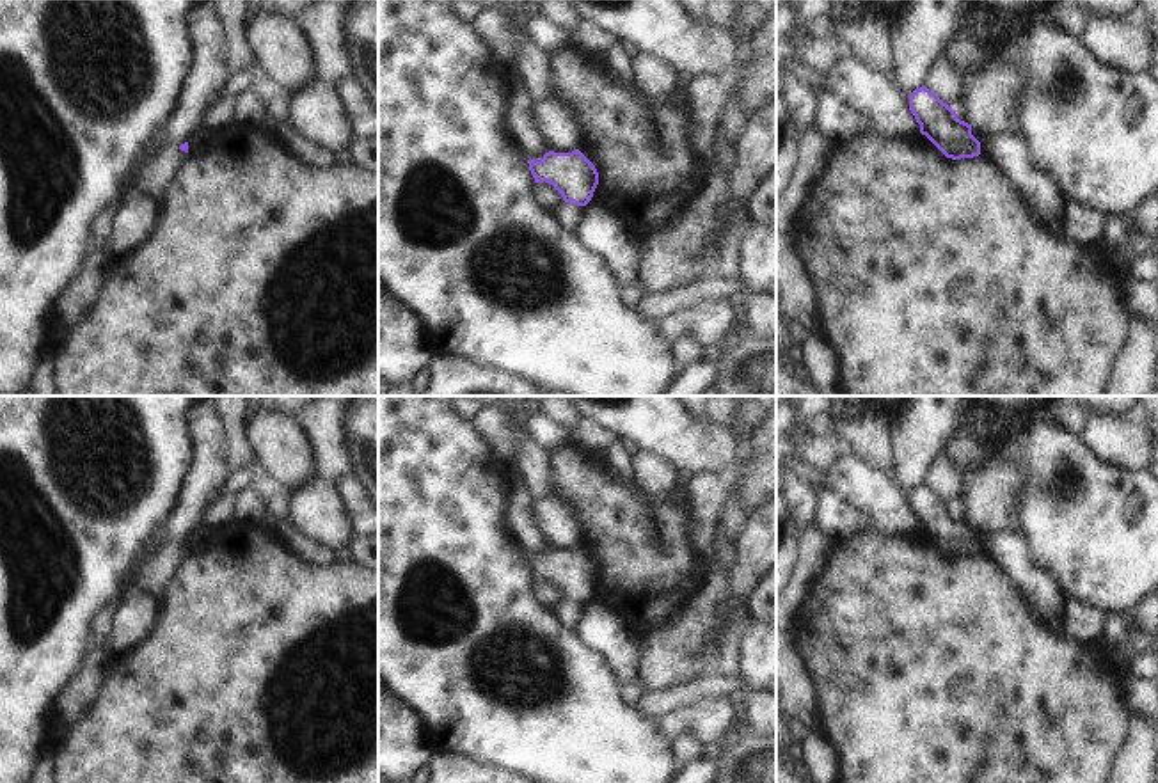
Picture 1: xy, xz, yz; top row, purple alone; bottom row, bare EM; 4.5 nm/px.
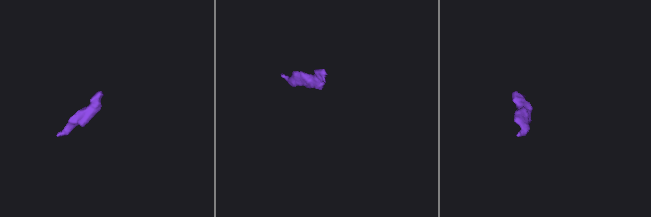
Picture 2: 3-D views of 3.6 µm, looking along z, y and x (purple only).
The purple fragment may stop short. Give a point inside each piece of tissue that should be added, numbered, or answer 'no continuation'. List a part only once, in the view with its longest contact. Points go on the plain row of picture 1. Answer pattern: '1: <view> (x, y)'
no continuation

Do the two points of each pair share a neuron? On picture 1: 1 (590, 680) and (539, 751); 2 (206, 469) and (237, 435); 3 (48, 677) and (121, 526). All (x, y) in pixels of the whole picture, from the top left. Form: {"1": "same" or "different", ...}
{"1": "same", "2": "different", "3": "same"}

